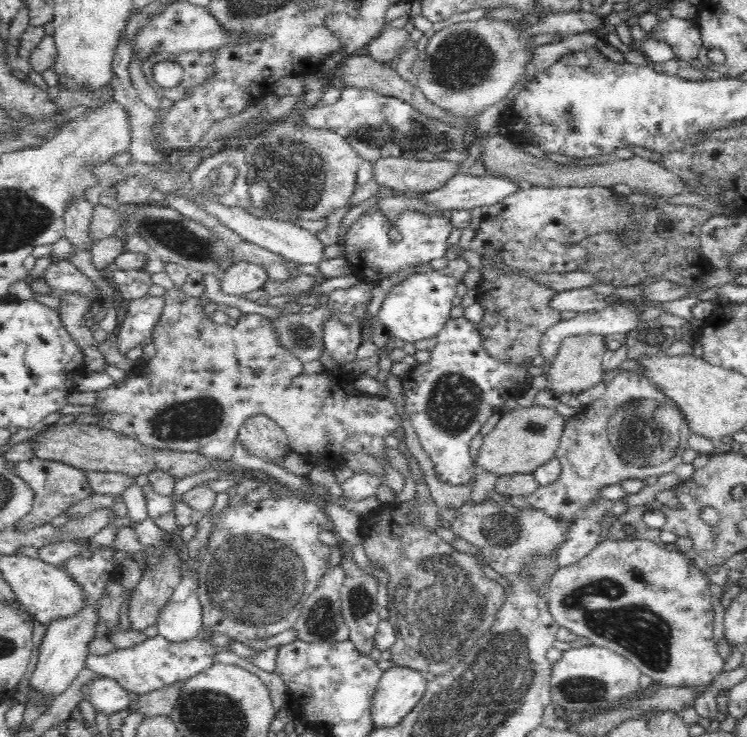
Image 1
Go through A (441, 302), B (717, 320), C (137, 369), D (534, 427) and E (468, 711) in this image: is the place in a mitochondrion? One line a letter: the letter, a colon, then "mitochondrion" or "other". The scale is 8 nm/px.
A: other
B: other
C: other
D: mitochondrion
E: mitochondrion

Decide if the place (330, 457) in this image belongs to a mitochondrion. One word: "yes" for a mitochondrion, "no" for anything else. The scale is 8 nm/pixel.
no

